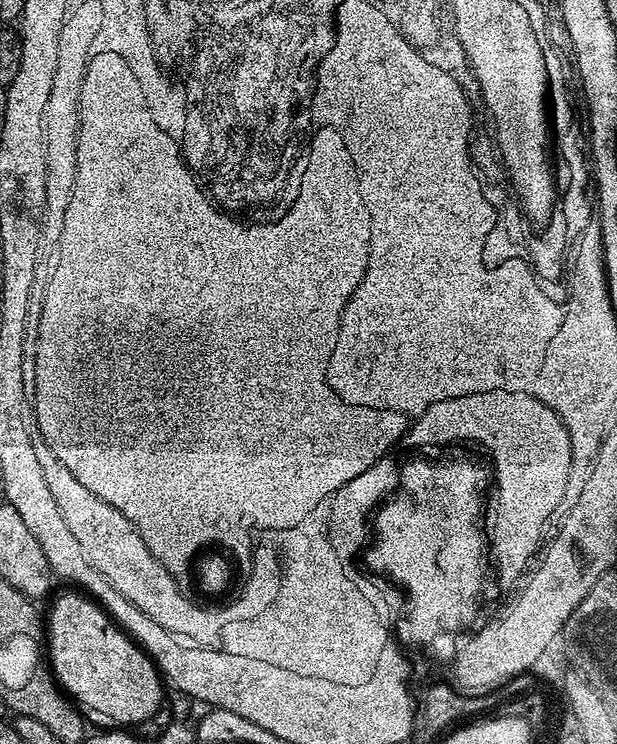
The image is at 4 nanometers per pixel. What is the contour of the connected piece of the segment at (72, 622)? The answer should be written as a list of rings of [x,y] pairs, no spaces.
[[[76,590],[68,591],[72,592],[58,597],[52,613],[46,616],[46,648],[61,689],[77,705],[113,720],[113,725],[140,724],[162,704],[162,677],[156,665],[95,600]]]

